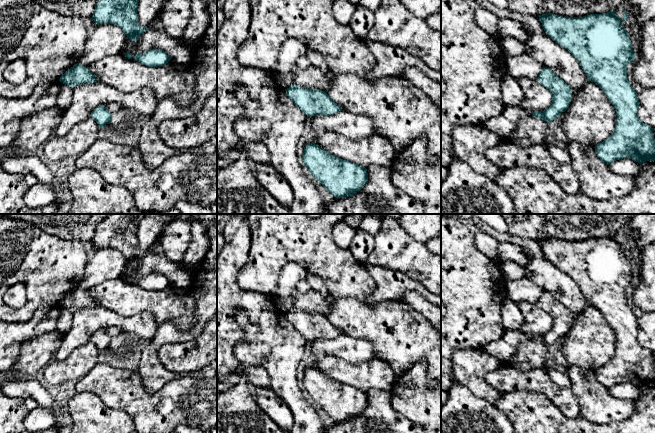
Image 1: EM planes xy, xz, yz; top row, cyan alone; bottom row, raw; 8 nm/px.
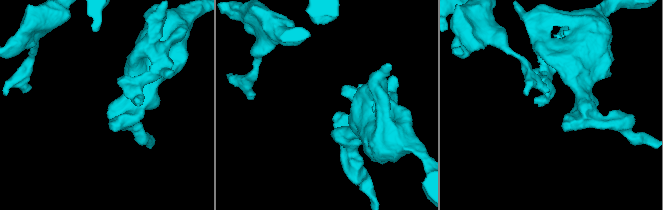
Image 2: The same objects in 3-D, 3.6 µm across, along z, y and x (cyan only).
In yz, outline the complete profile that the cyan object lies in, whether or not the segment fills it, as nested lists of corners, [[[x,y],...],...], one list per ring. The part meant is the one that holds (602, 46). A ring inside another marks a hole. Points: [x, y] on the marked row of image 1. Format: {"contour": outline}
{"contour": [[[615,10],[583,17],[563,17],[552,13],[538,17],[546,34],[579,61],[588,81],[597,84],[614,106],[617,115],[615,129],[607,139],[594,147],[597,156],[607,165],[623,158],[632,159],[639,164],[655,161],[653,128],[638,117],[638,94],[627,78],[627,64],[636,57],[629,34],[621,24],[622,20],[628,21],[627,12],[622,18],[616,15]]]}

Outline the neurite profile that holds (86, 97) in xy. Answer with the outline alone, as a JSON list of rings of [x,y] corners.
[[[100,81],[76,85],[72,93],[71,105],[63,112],[54,132],[58,136],[66,135],[75,124],[89,118],[91,112],[100,105],[114,102],[150,118],[157,103],[153,91],[148,87],[123,93]]]

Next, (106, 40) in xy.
[[[114,24],[97,25],[88,36],[78,63],[86,67],[107,56],[120,54],[126,40],[127,36],[121,27]]]

